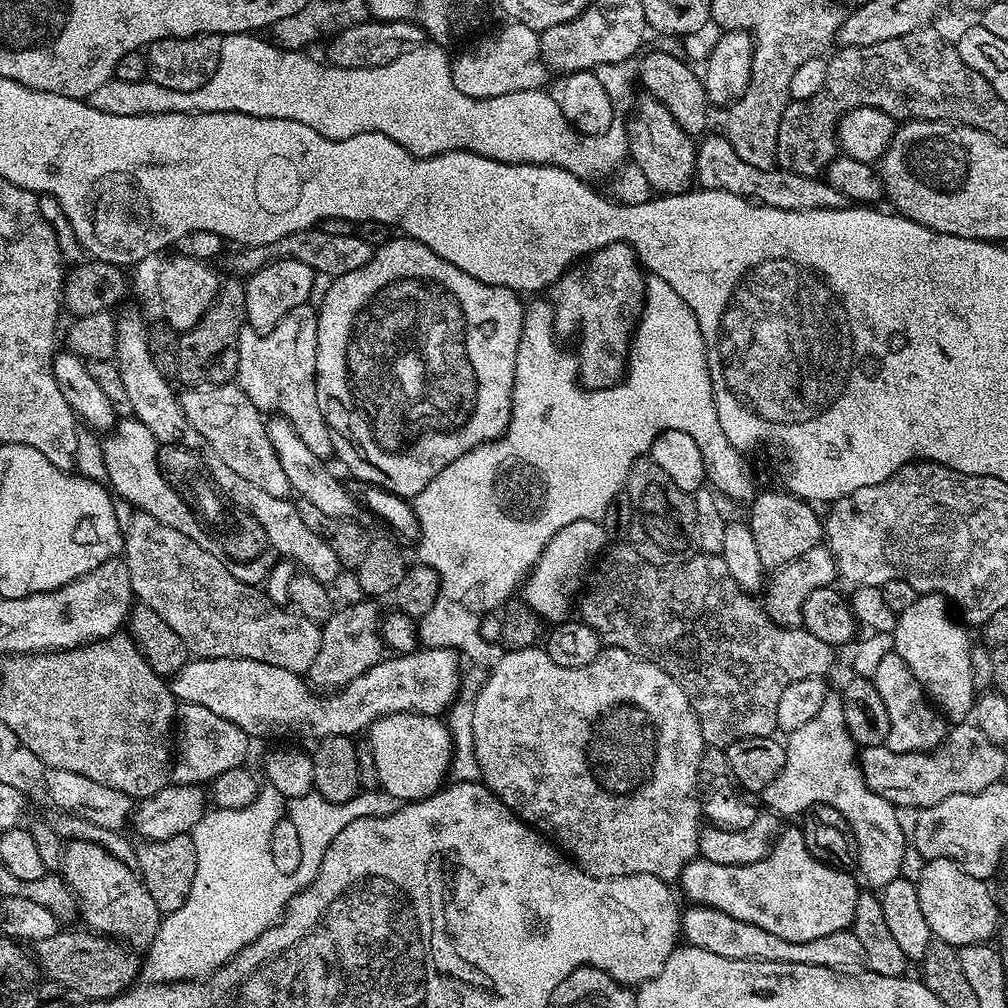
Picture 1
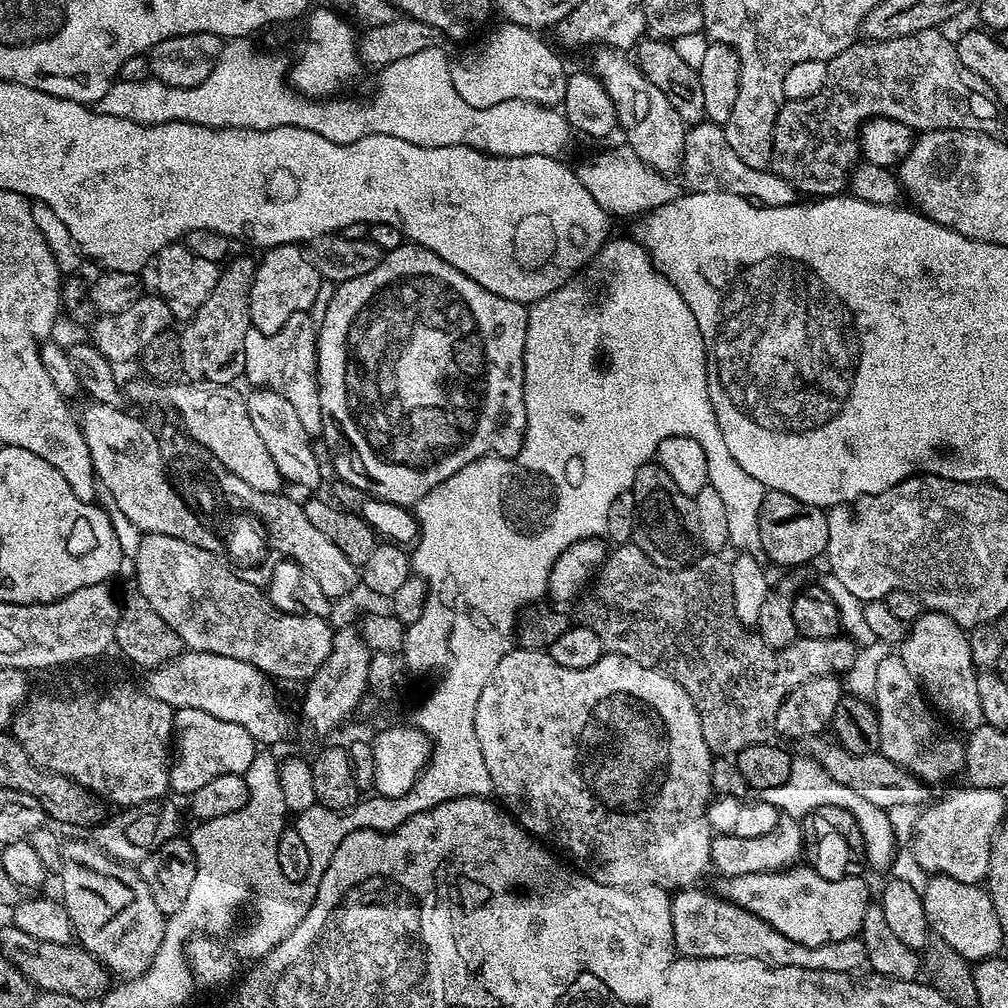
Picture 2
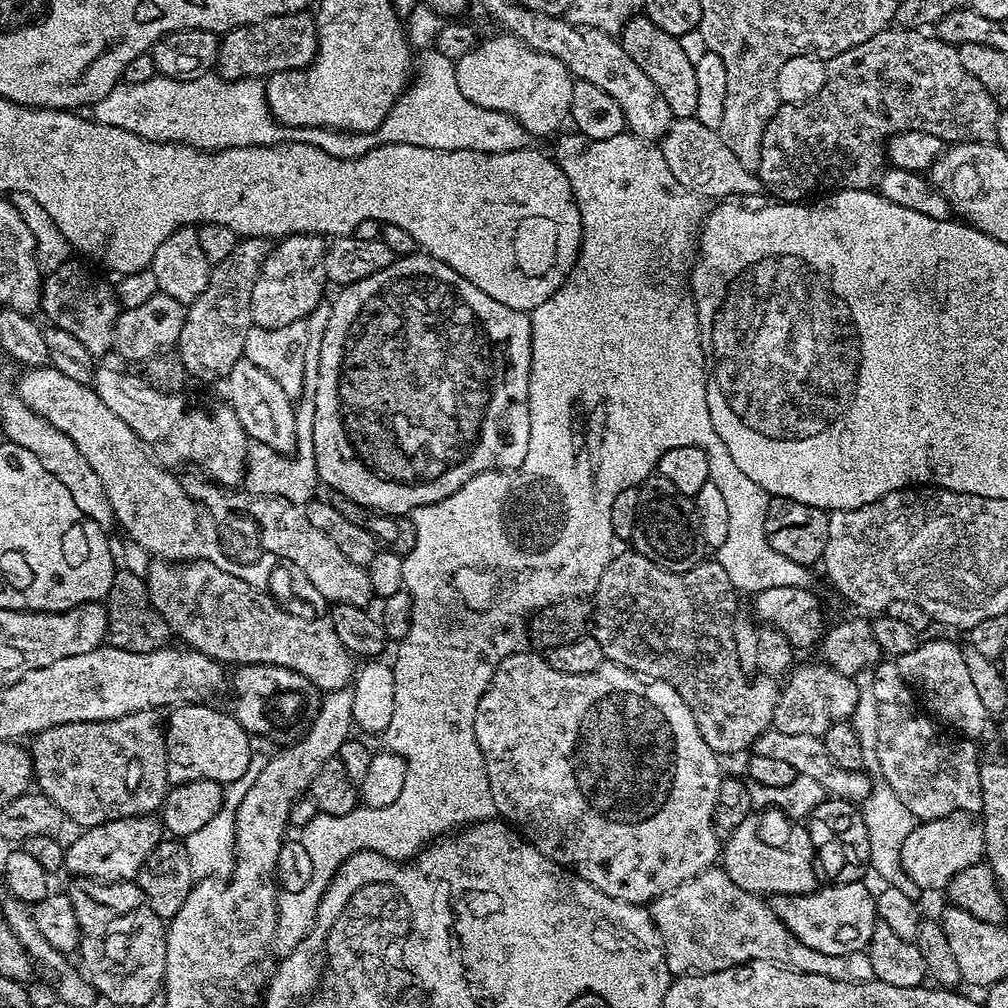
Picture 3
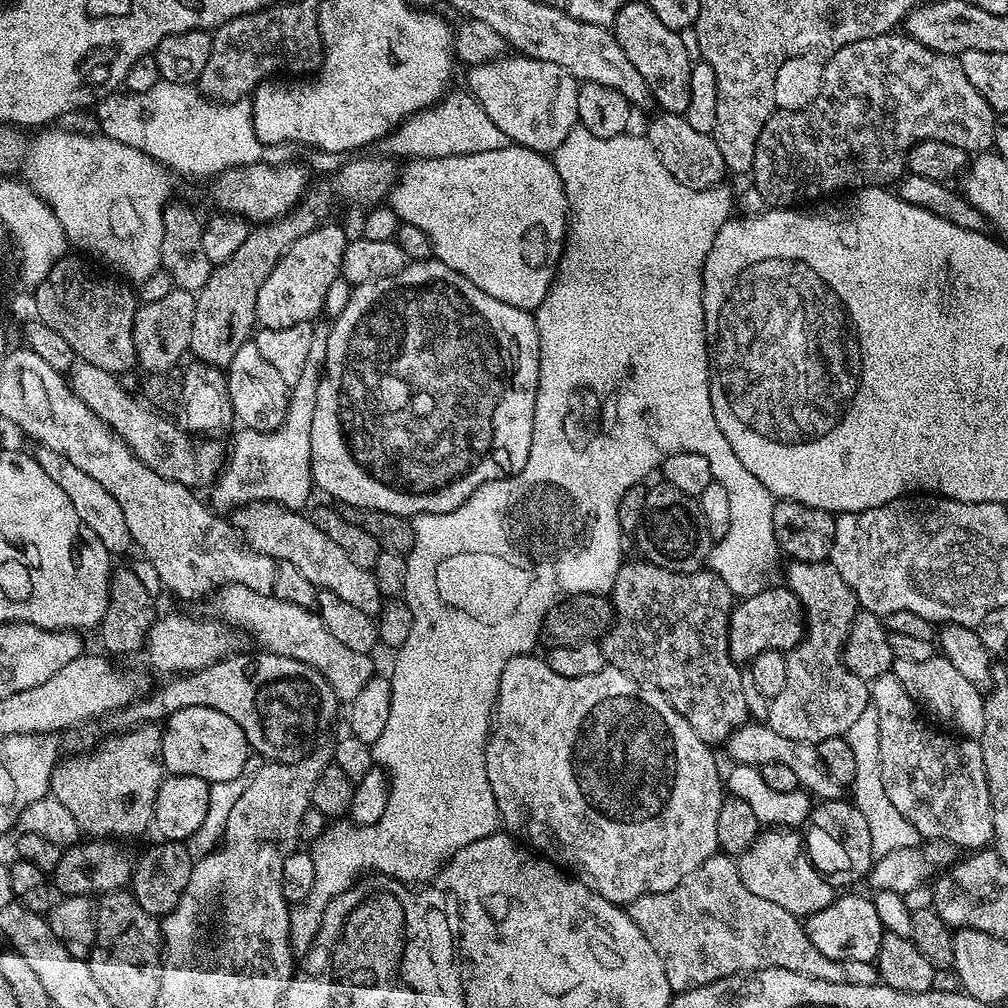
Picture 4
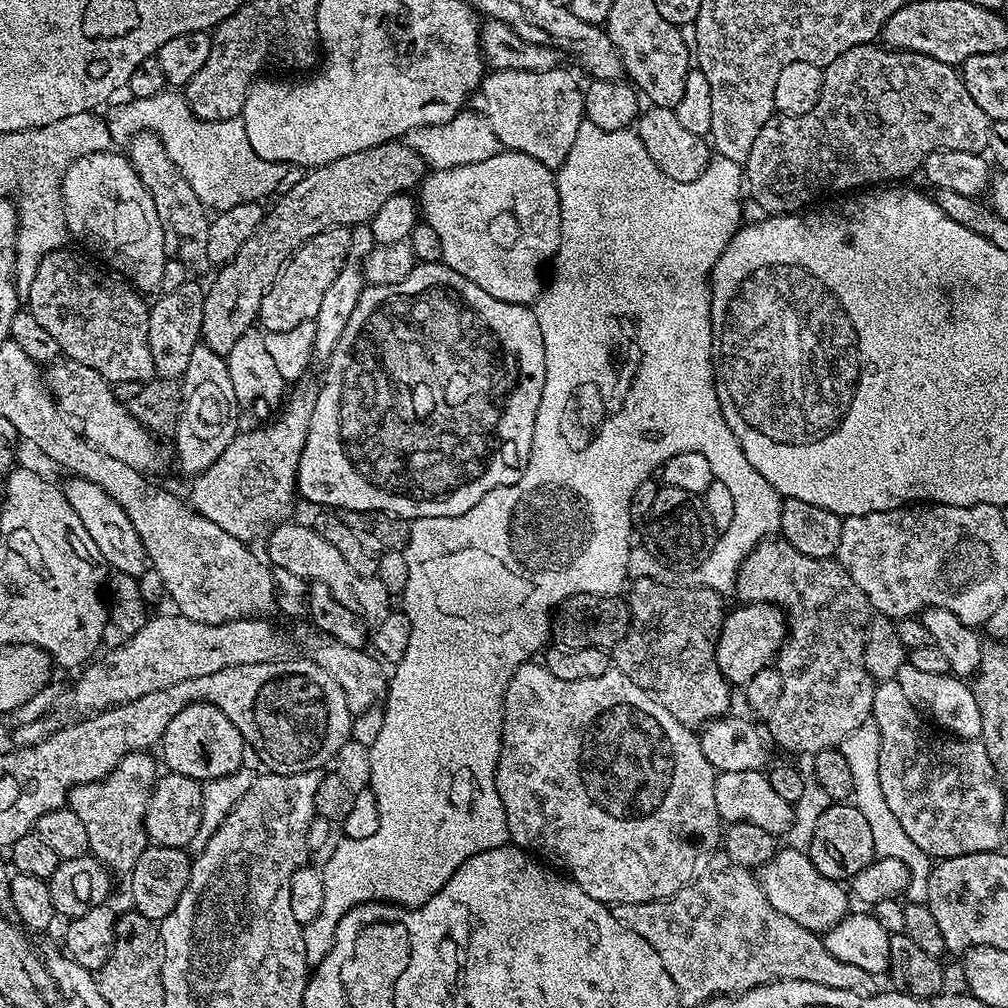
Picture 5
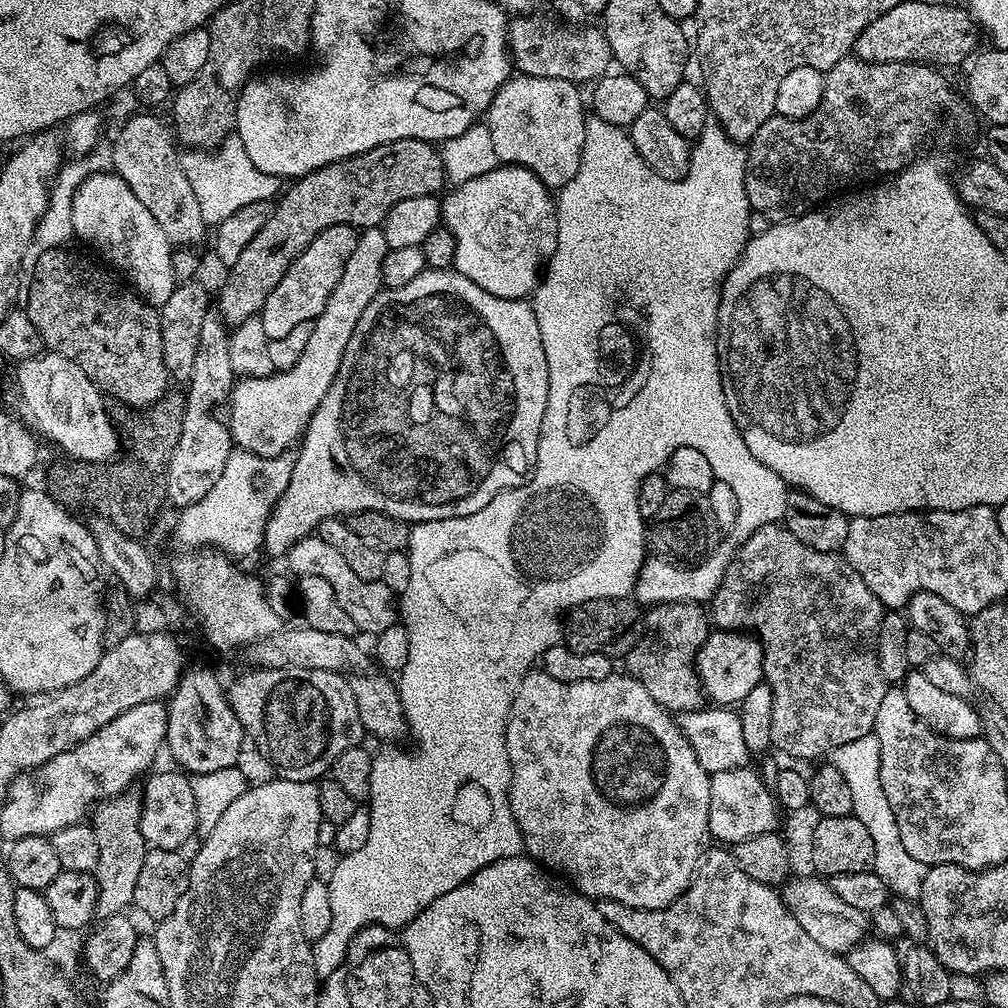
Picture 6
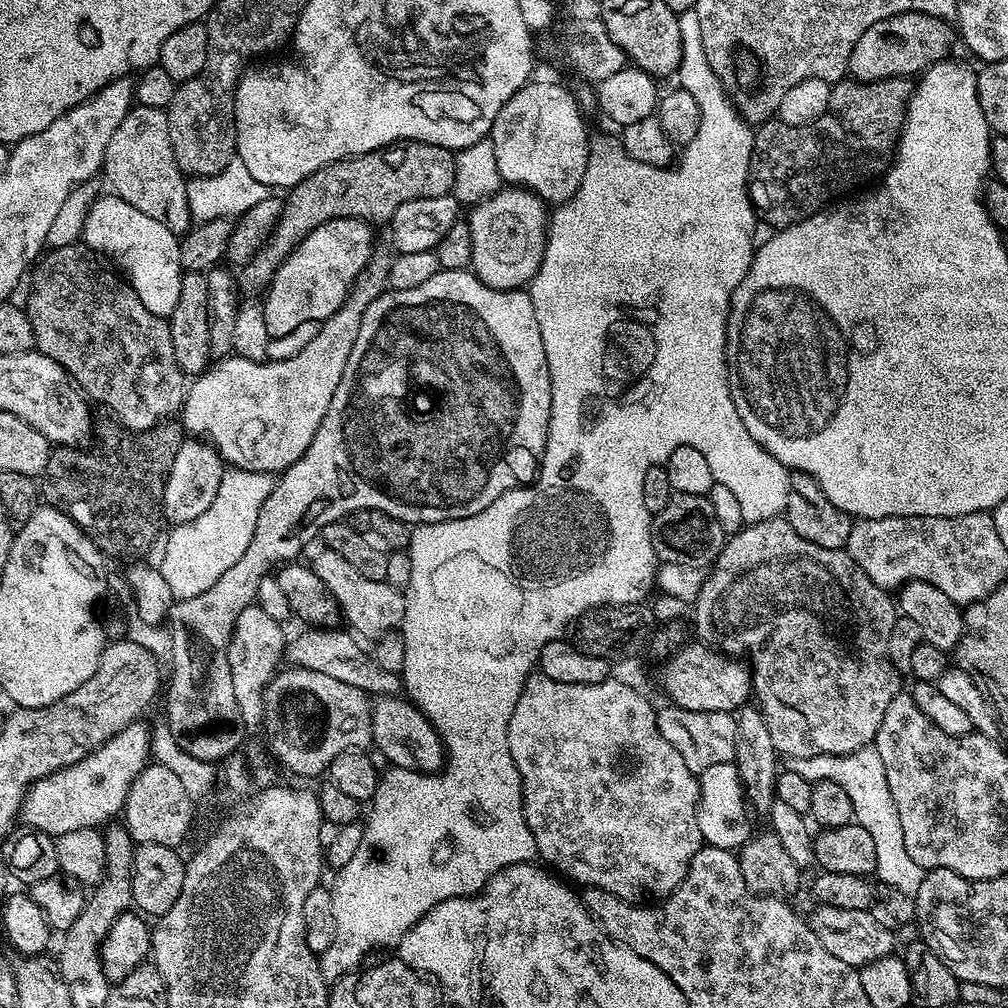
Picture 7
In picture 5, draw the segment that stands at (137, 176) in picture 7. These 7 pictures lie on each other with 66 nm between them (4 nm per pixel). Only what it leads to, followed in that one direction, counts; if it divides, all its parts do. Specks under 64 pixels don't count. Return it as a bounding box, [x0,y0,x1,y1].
[126,132,209,273]

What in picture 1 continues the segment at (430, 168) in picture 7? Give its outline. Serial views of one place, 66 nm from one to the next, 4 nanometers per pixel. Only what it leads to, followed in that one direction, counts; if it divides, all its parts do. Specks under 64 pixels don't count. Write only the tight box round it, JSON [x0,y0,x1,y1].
[174,278,246,388]

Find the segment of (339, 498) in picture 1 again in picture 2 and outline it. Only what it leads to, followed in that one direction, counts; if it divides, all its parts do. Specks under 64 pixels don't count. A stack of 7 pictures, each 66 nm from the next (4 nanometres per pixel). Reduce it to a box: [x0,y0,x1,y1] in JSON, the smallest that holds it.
[247,388,320,488]

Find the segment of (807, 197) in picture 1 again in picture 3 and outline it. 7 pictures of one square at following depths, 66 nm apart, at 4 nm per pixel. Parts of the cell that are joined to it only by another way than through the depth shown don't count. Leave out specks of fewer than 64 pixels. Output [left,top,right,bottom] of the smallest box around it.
[658,118,761,198]

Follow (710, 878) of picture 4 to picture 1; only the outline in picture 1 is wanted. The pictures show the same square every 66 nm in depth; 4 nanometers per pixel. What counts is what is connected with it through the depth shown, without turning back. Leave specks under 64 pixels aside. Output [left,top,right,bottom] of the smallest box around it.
[682,904,864,972]

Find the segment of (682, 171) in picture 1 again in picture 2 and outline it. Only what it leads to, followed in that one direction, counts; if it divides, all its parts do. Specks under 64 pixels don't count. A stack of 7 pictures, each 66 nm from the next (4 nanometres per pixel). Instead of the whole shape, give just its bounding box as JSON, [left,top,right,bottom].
[590,46,686,174]

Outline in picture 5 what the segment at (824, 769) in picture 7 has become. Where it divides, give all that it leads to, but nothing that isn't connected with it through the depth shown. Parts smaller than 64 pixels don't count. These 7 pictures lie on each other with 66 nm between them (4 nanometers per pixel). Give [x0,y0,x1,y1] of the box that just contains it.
[838,718,933,904]

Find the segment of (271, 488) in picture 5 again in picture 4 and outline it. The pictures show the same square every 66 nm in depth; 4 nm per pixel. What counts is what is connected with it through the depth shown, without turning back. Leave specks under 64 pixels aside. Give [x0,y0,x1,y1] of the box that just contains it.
[211,325,329,512]

